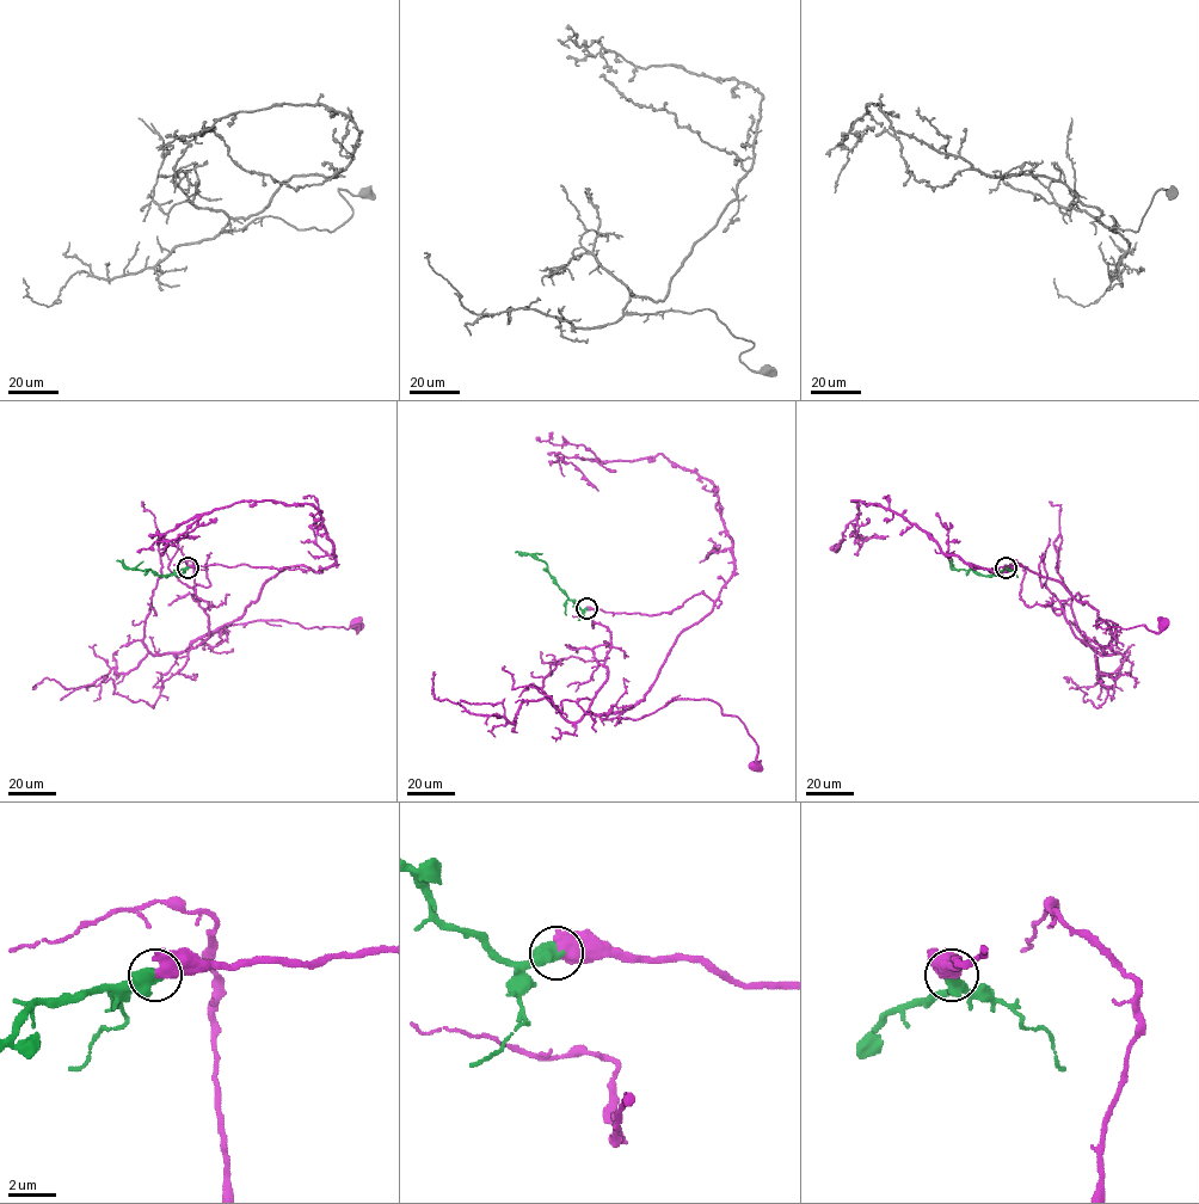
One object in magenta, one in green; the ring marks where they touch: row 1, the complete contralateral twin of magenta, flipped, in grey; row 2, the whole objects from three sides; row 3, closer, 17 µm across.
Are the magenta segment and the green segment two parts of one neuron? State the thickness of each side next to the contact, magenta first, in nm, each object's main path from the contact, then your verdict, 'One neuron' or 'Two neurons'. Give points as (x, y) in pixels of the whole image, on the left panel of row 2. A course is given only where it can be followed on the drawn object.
Thickness 650 nm (magenta) against 650 nm. Course of magenta: (188, 567), (314, 571), (287, 566), (238, 619), (202, 639), (258, 620), (358, 625), (357, 632), (356, 624). Course of green: (188, 567), (159, 576), (149, 569), (127, 569), (117, 560). One neuron

